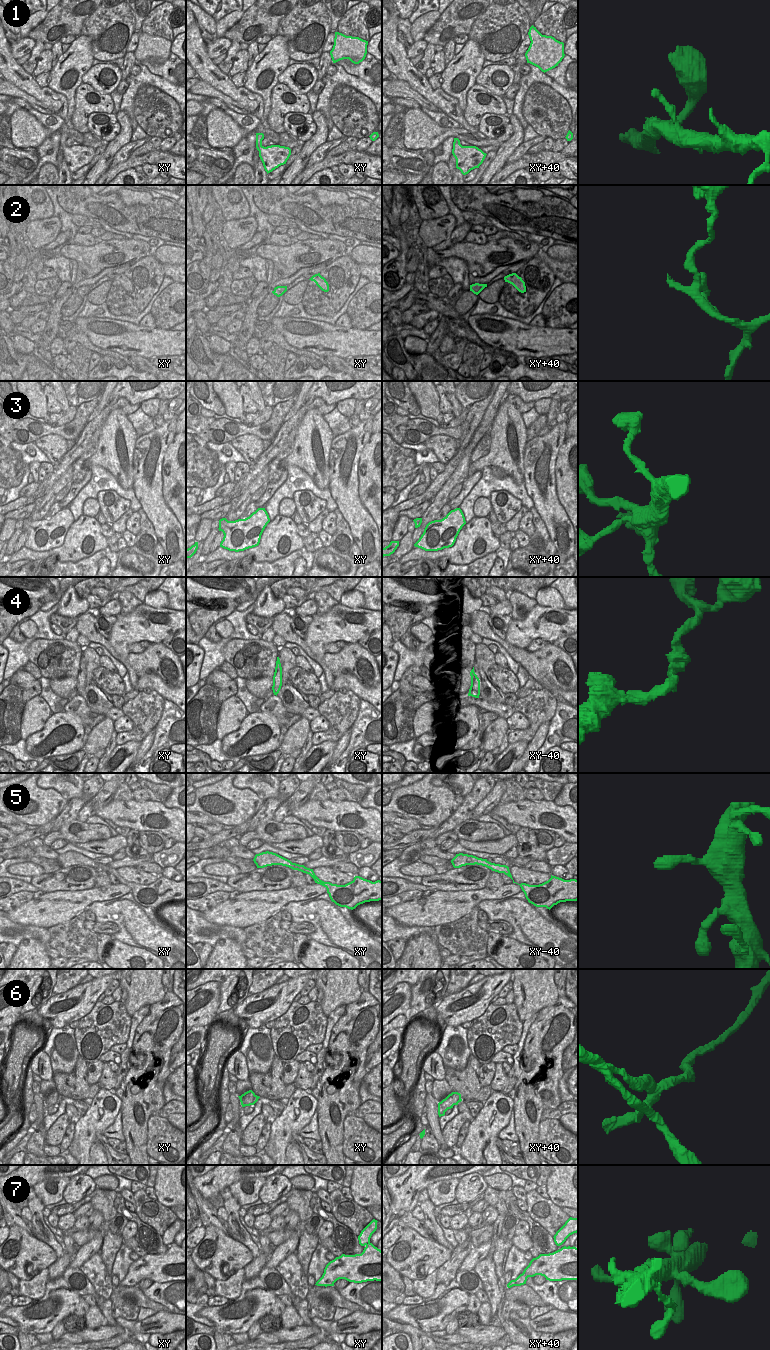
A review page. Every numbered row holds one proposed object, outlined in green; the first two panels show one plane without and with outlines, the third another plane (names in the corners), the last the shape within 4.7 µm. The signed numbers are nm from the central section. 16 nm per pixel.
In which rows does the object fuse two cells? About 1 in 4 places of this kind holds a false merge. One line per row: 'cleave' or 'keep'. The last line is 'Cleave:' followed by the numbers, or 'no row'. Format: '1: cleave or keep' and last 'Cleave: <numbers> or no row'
1: keep
2: cleave
3: keep
4: keep
5: keep
6: cleave
7: keep
Cleave: 2, 6

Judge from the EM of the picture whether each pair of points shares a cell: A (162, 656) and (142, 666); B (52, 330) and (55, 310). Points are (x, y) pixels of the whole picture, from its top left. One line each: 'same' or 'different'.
A: same
B: same

